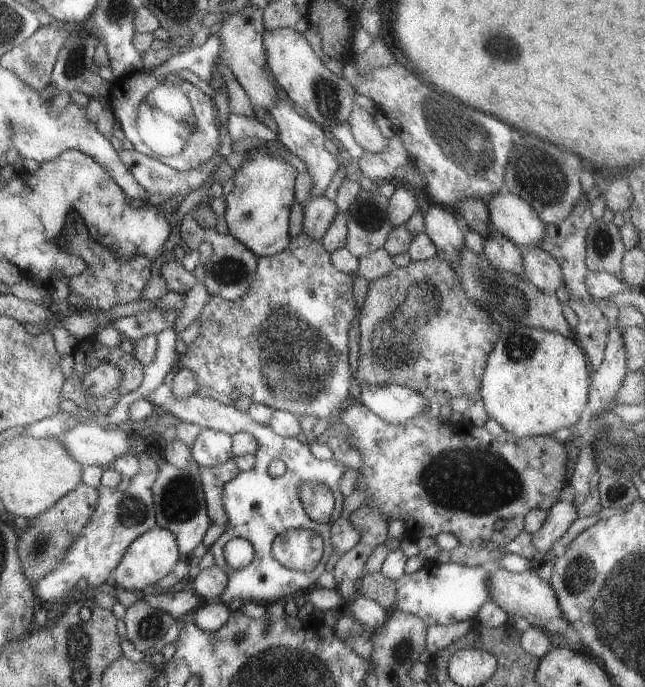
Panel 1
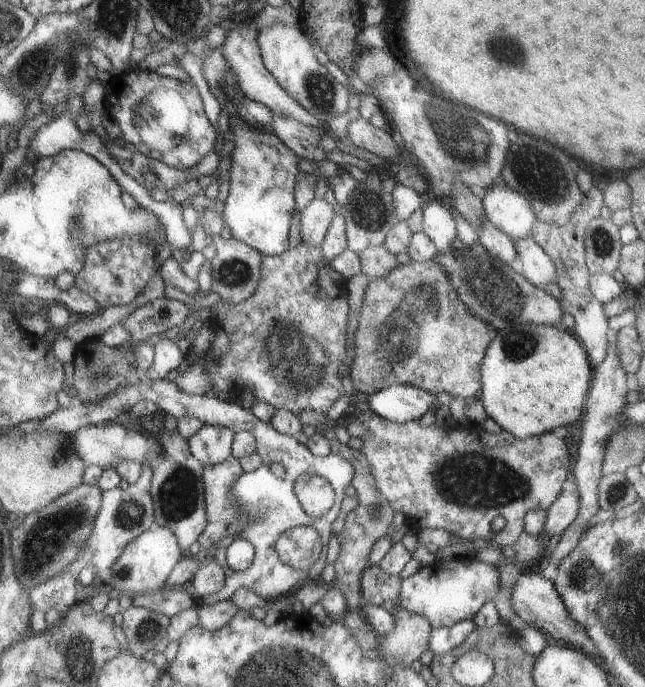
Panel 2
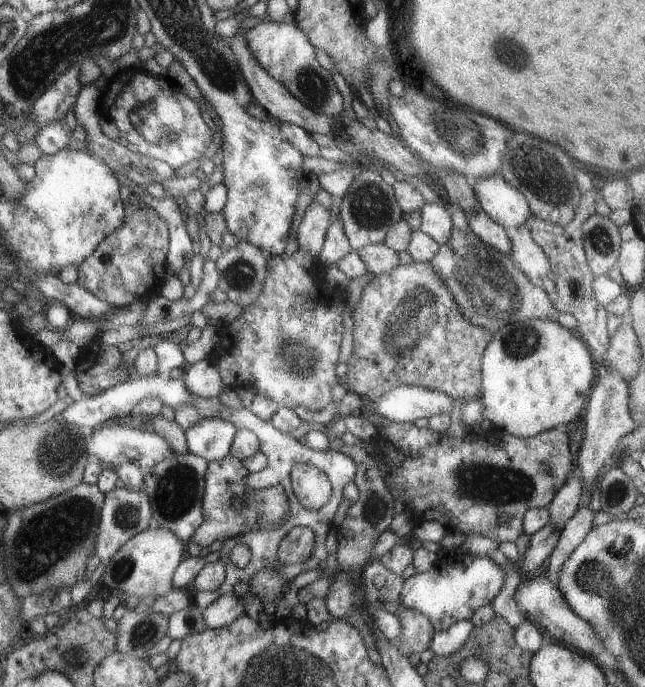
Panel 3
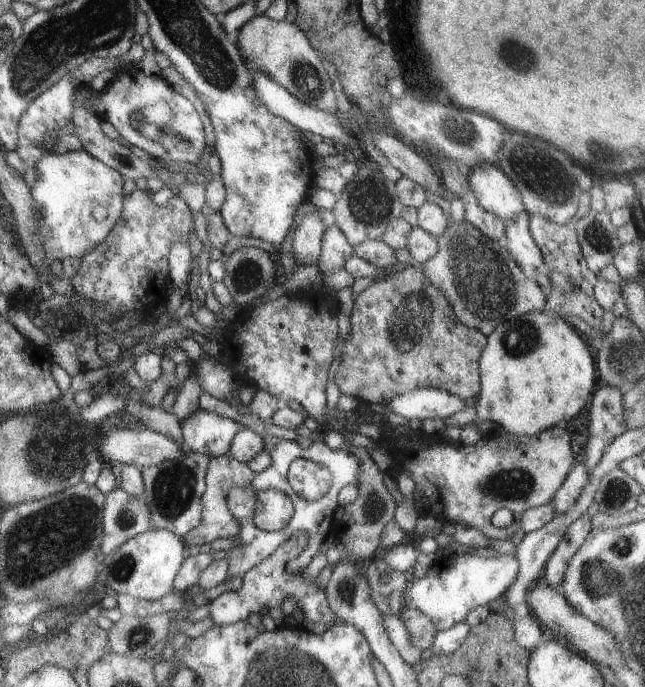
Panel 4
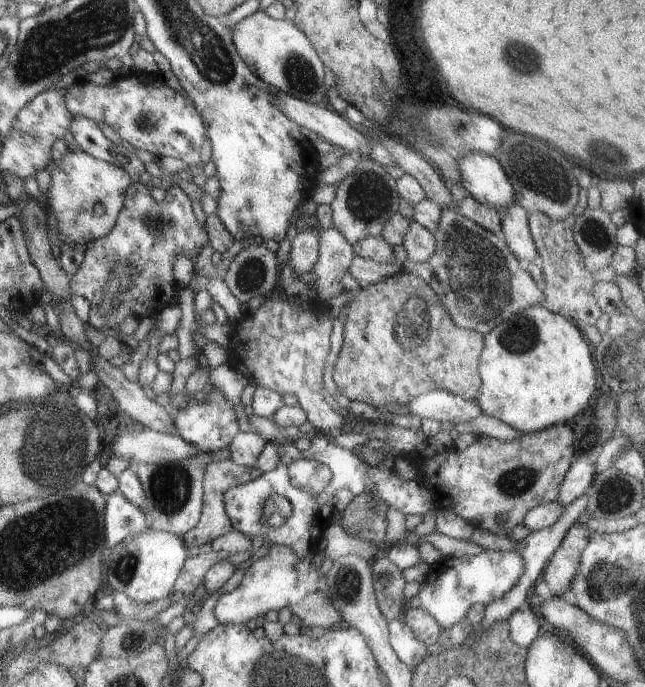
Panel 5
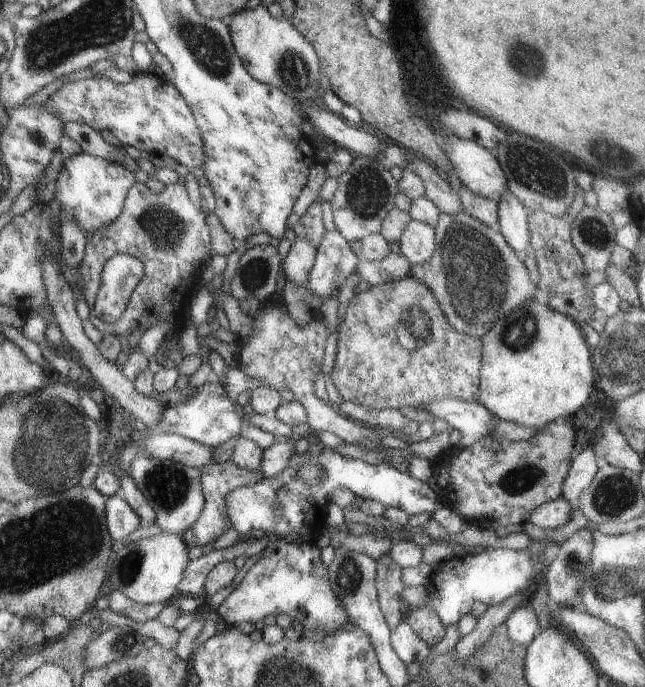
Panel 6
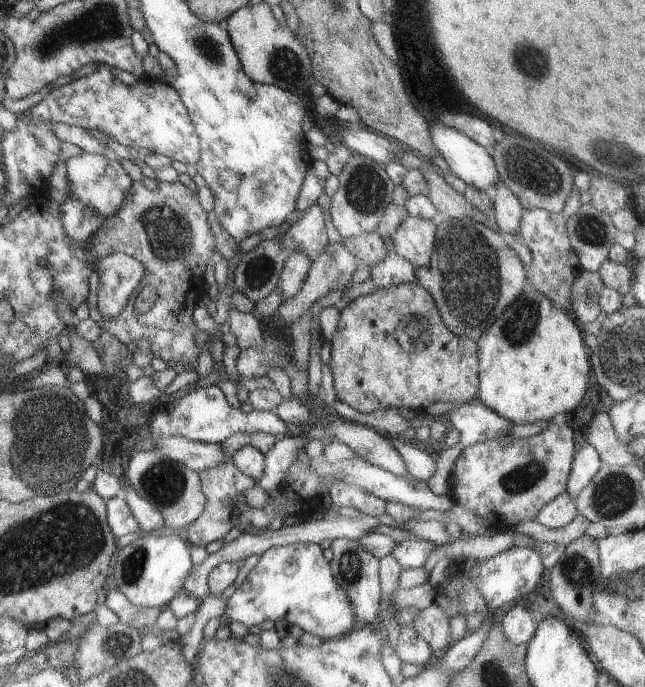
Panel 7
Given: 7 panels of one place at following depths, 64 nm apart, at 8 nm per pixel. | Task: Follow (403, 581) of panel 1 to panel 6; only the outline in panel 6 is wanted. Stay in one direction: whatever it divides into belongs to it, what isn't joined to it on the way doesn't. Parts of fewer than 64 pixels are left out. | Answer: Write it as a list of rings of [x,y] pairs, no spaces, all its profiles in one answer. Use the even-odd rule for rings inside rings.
[[[488,548],[480,554],[449,558],[439,568],[433,570],[427,582],[428,589],[424,597],[424,606],[427,606],[438,617],[440,624],[446,627],[457,623],[465,614],[468,614],[474,601],[483,602],[486,606],[497,605],[505,601],[505,598],[512,596],[517,590],[525,590],[529,586],[529,582],[535,579],[536,577],[532,576],[532,561],[524,549]]]

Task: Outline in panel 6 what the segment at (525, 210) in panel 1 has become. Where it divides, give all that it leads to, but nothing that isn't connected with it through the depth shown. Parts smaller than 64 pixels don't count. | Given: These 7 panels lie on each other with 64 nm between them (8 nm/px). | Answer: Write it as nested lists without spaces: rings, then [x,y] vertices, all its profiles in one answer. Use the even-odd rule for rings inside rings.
[[[451,136],[443,138],[444,152],[463,186],[483,198],[498,200],[501,194],[505,194],[505,176],[491,151],[471,140]]]

